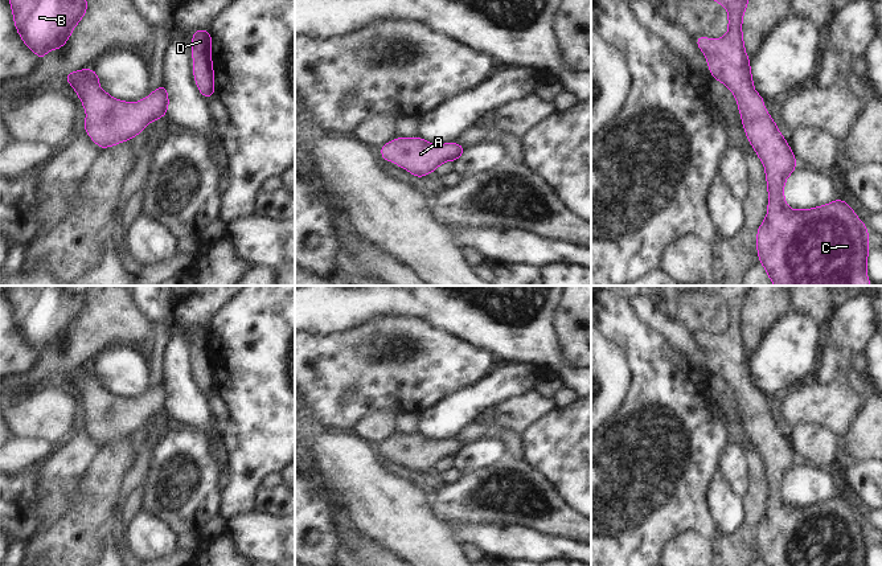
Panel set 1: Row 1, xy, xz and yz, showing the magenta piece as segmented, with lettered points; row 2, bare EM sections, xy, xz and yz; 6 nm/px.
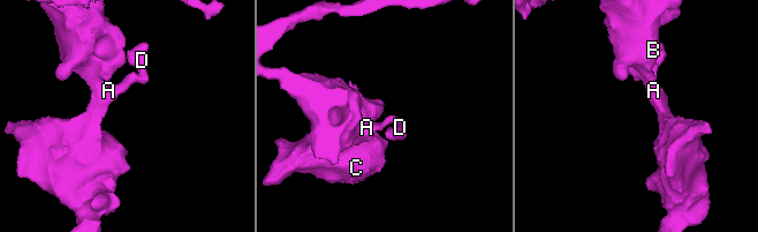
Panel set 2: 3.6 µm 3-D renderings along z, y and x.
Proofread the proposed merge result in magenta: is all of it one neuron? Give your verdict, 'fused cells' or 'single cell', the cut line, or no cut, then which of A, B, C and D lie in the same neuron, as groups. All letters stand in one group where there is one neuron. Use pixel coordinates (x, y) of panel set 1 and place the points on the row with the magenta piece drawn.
single cell | no cut | A B C D

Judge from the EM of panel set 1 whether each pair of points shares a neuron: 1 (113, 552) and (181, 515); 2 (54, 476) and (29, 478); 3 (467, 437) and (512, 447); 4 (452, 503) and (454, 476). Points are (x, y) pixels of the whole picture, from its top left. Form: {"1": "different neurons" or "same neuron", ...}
{"1": "different neurons", "2": "different neurons", "3": "same neuron", "4": "different neurons"}

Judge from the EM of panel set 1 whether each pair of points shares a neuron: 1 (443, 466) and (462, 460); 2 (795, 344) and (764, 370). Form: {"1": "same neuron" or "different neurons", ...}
{"1": "different neurons", "2": "same neuron"}

